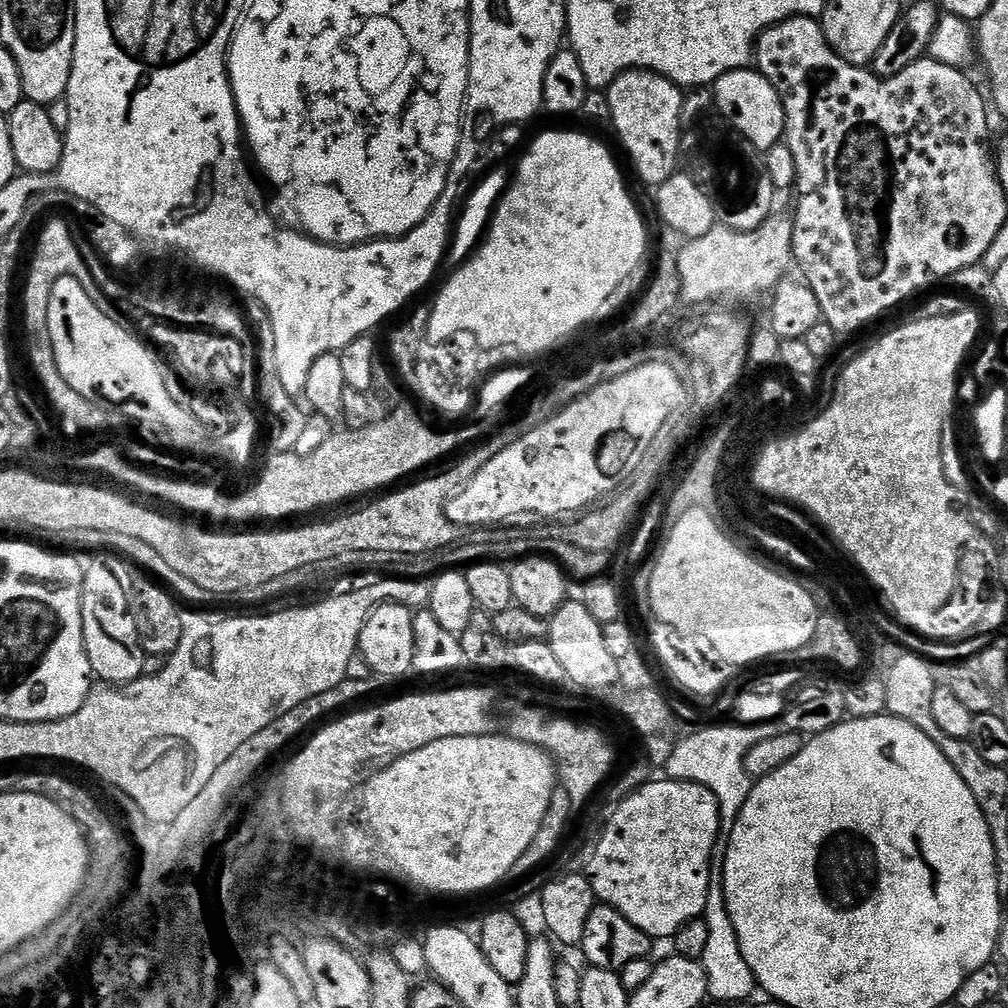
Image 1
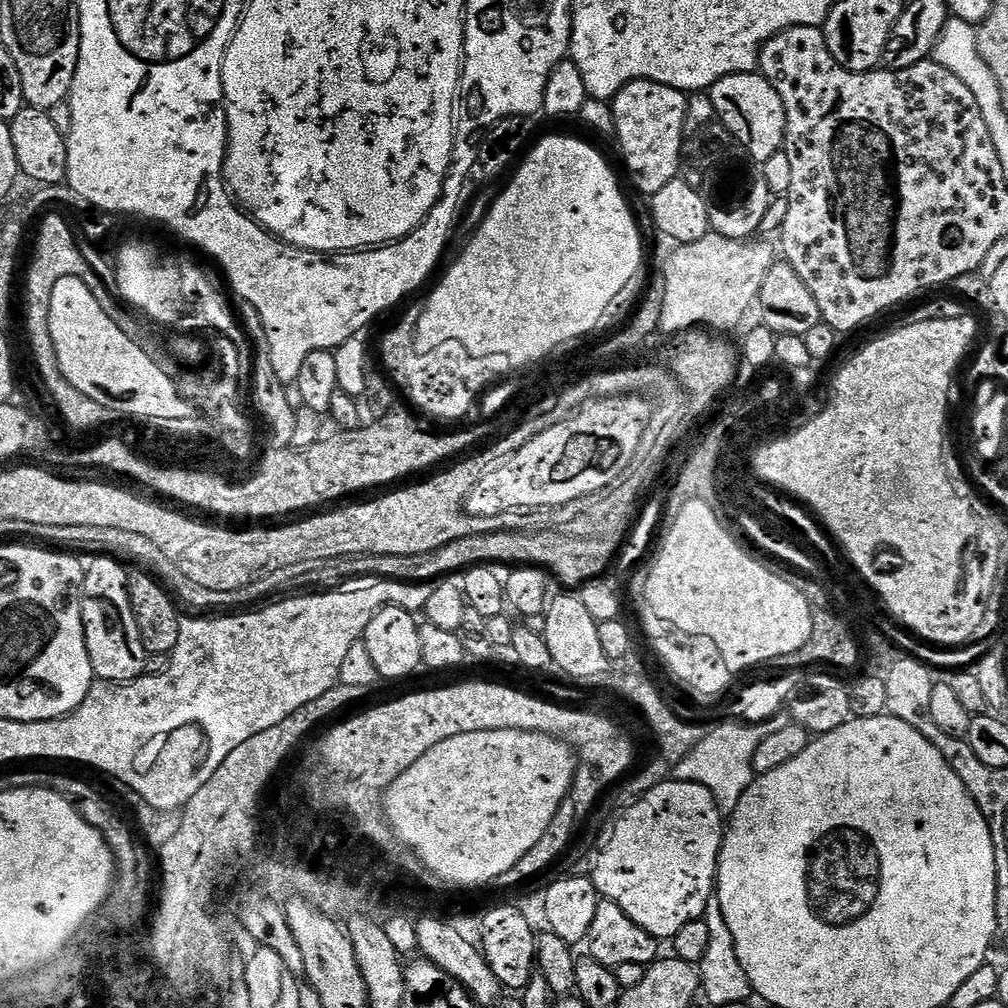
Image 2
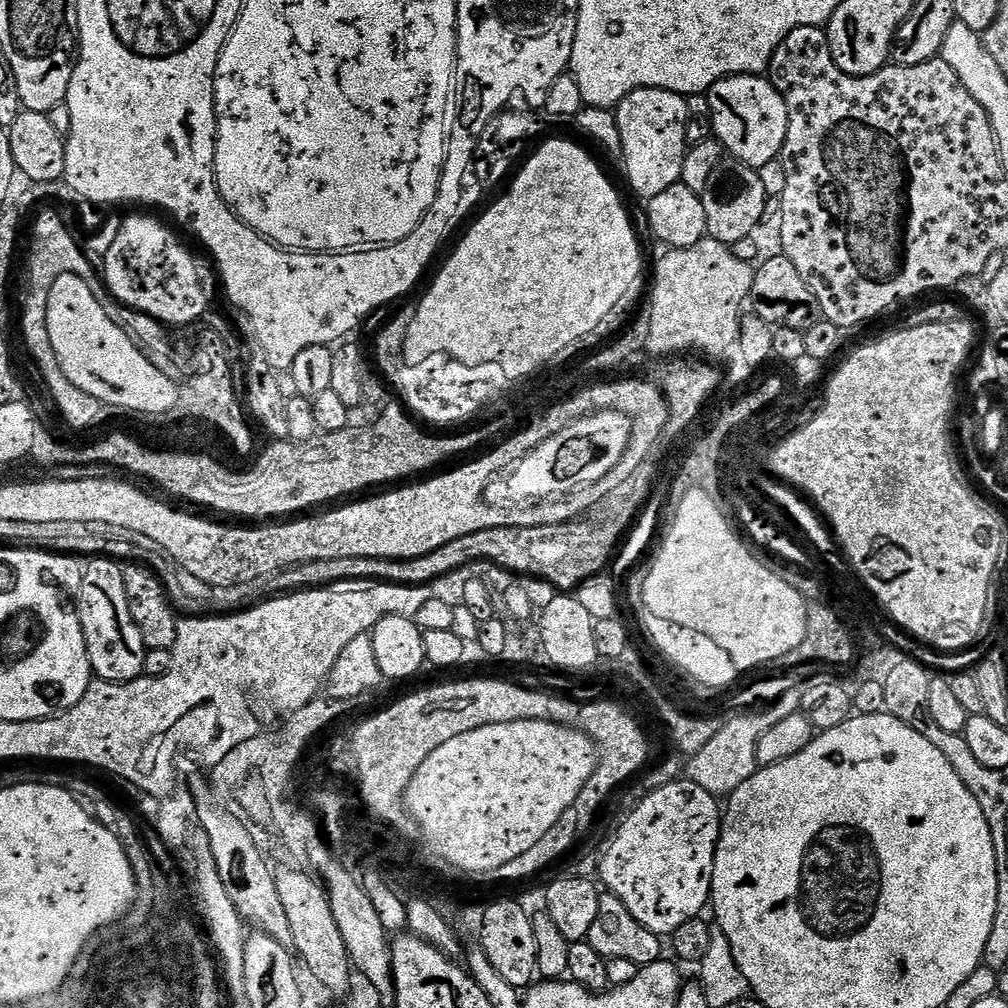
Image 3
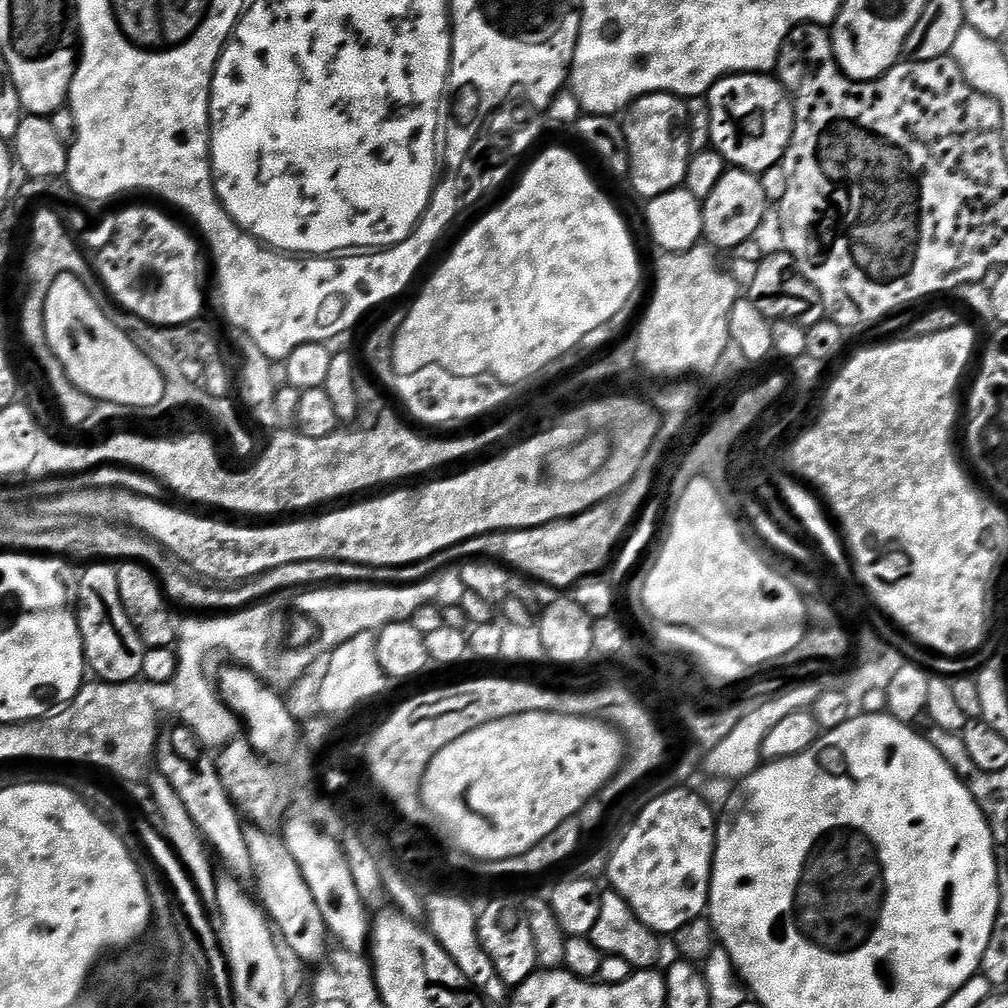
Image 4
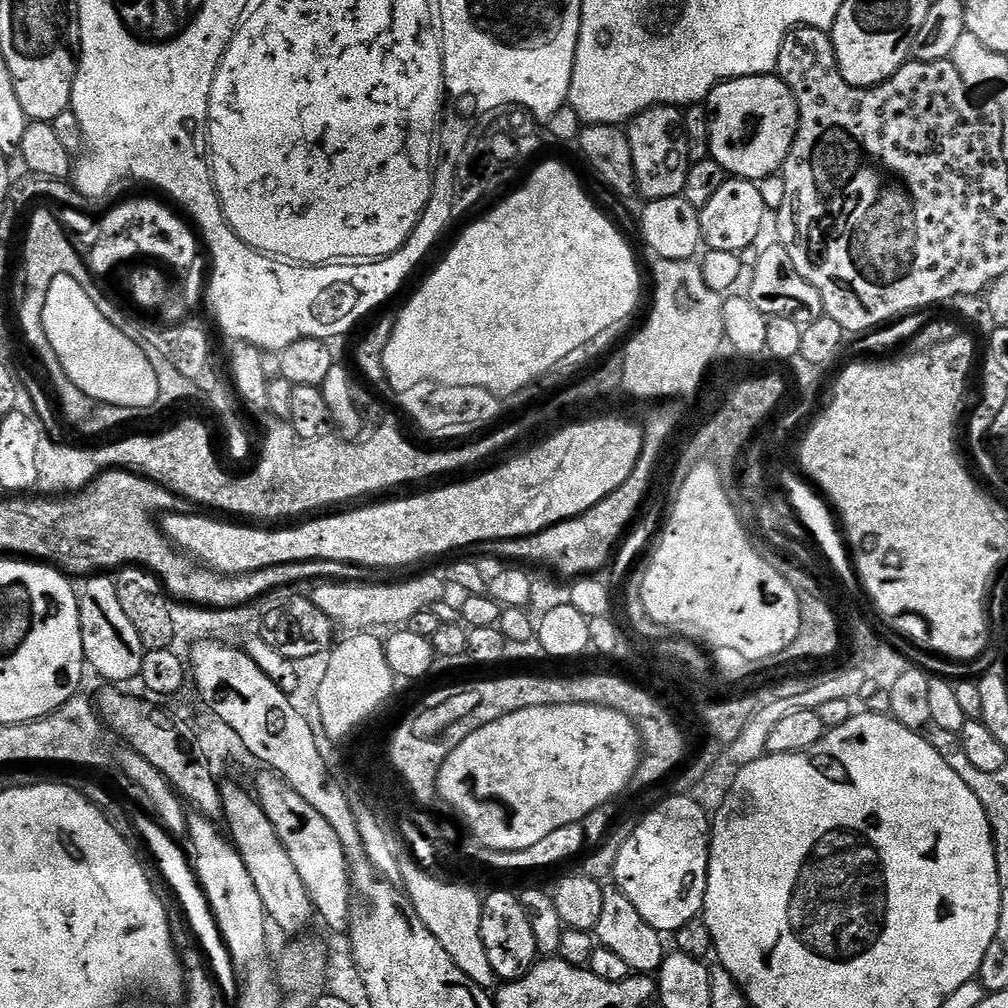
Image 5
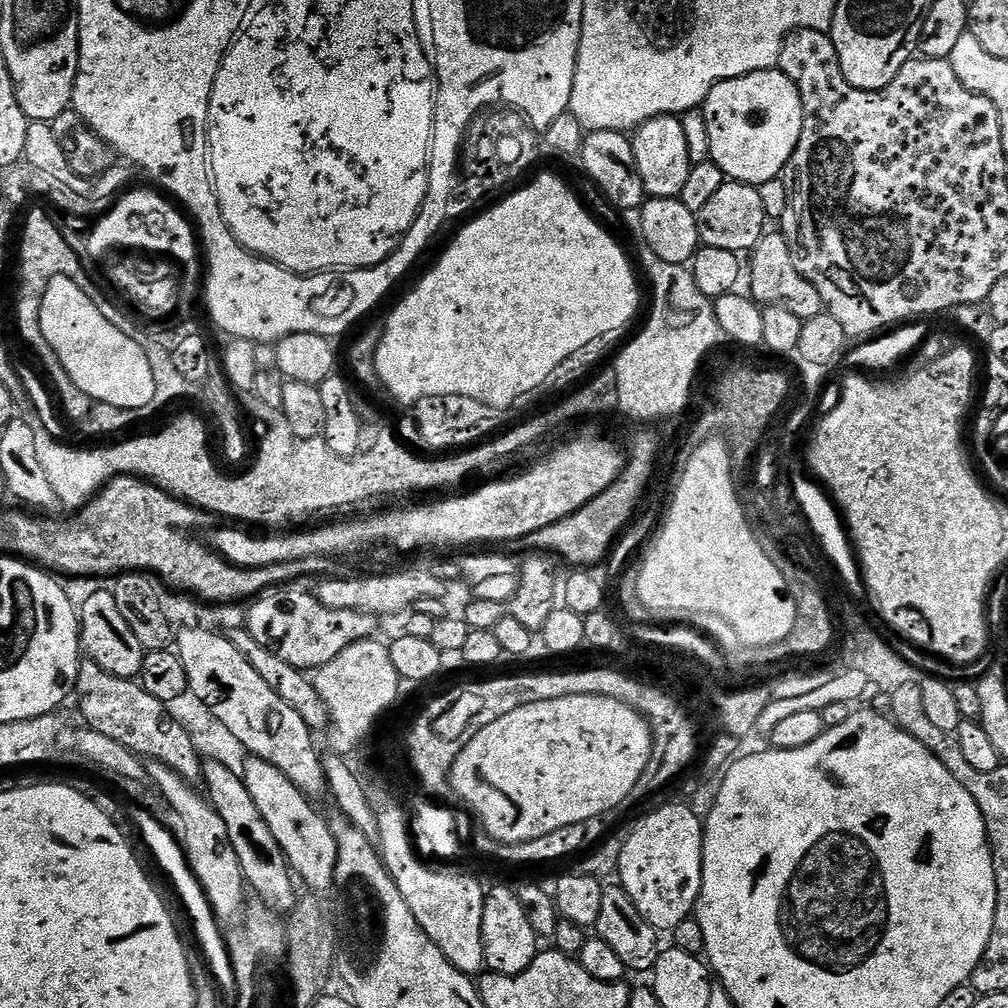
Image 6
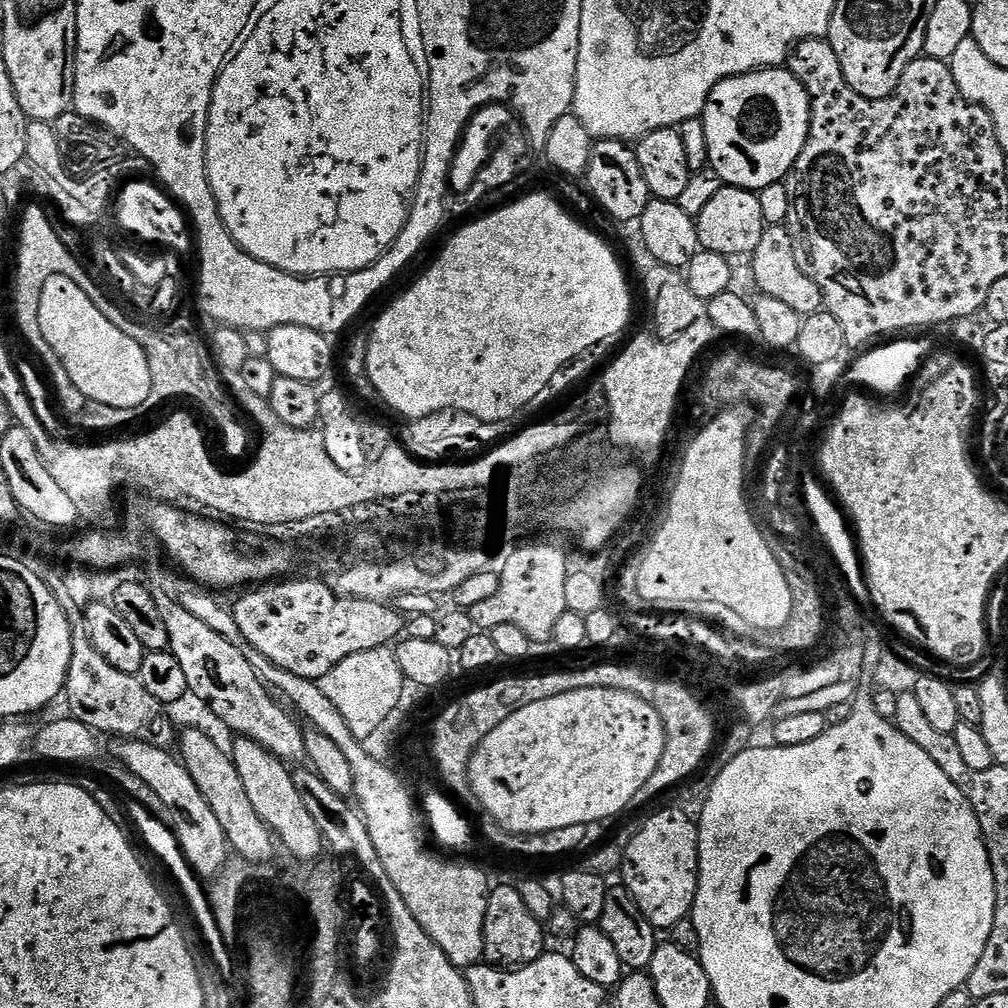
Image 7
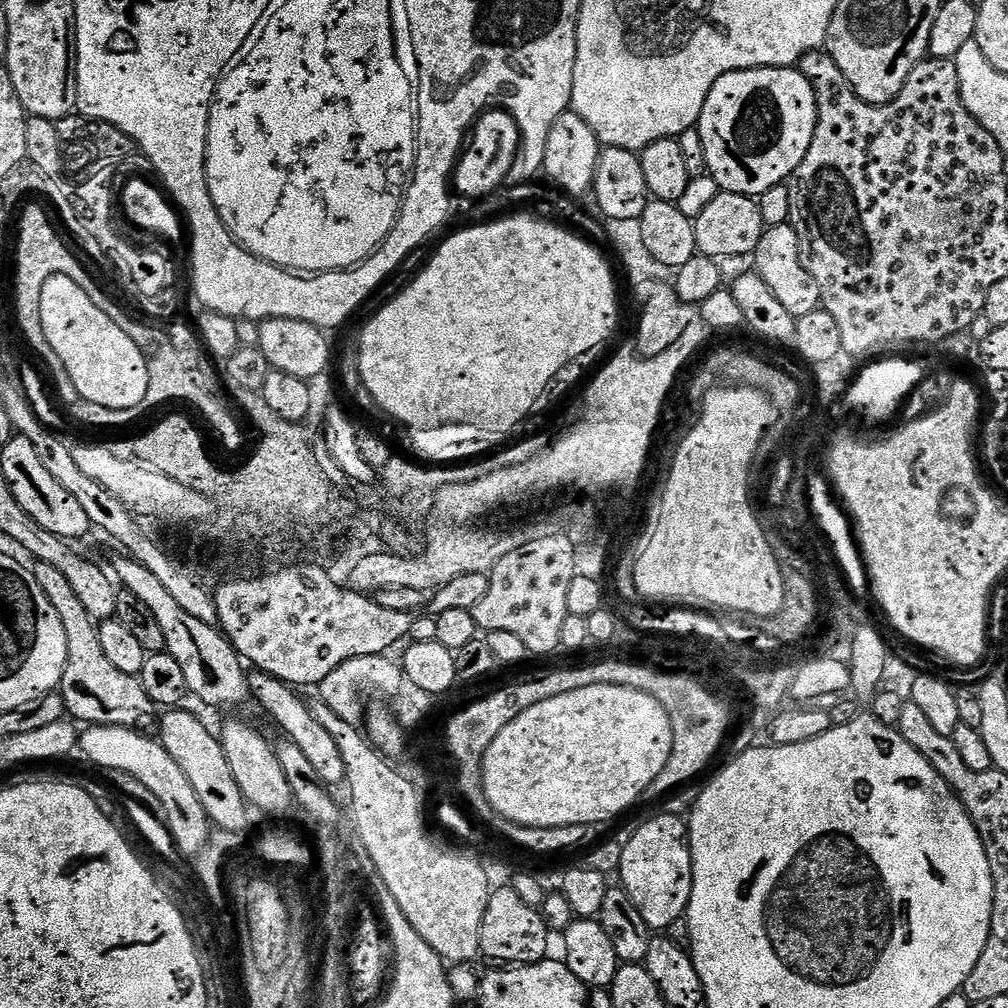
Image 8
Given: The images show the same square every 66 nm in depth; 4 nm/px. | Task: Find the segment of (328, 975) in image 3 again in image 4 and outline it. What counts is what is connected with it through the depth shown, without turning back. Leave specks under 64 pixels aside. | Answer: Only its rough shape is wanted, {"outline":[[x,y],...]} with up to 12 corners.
{"outline":[[245,827],[258,898],[301,962],[328,927],[279,835]]}

